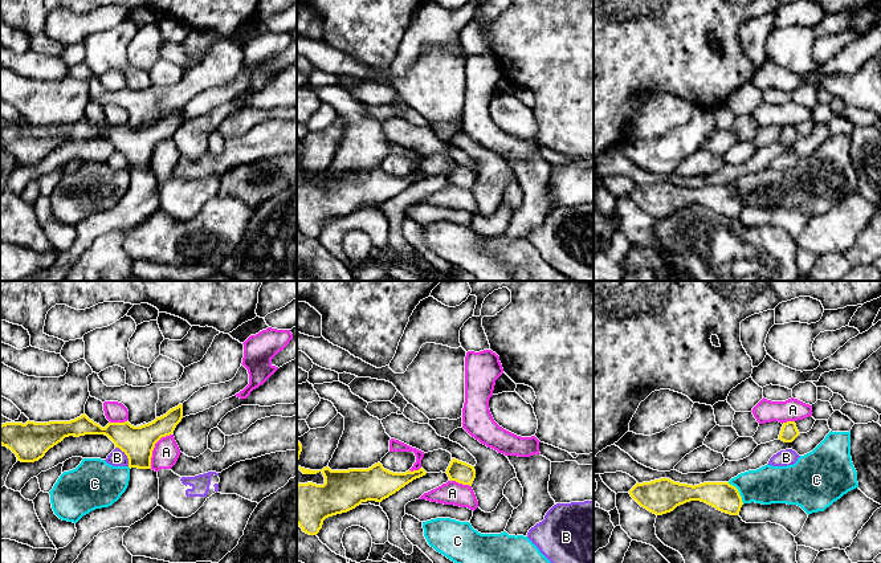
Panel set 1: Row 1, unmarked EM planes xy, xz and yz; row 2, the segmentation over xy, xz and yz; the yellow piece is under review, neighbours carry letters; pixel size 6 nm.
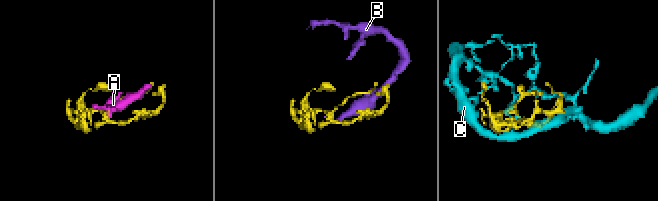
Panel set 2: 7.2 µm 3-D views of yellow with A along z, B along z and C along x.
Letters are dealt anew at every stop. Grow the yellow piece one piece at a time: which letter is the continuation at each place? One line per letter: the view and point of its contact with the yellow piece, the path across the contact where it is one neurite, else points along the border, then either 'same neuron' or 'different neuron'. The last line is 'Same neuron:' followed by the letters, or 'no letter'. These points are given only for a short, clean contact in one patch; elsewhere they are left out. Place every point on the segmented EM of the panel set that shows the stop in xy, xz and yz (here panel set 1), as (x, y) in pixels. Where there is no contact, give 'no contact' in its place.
A: meets yellow in xy at (154, 447); different neuron
B: meets yellow in xy at (126, 455); border along xy (115, 447), (126, 456), (129, 465); different neuron
C: meets yellow in yz at (738, 492); different neuron
Same neuron: no letter

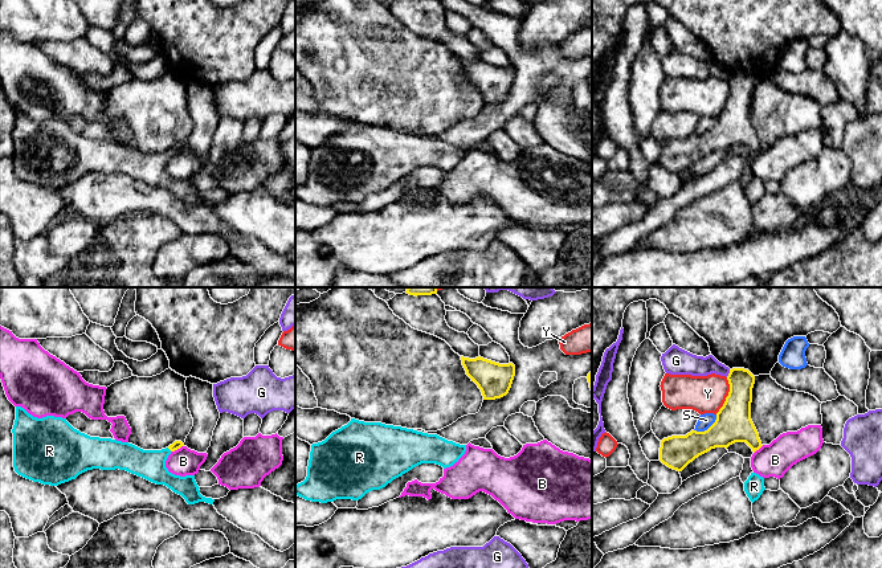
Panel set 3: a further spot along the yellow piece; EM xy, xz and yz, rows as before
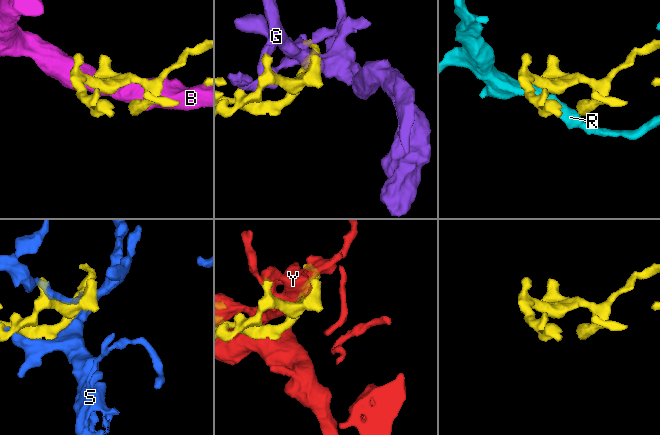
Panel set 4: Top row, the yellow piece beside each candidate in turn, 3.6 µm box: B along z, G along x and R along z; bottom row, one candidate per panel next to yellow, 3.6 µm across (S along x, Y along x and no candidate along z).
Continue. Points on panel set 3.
B: meets yellow in xy at (176, 449); border along xy (183, 445), (171, 452); different neuron
G: meets yellow in yz at (729, 374); different neuron
R: meets yellow in xy at (170, 449); runs through xy (176, 445), (170, 449), (150, 465); same neuron
S: meets yellow in yz at (709, 428); different neuron
Y: meets yellow in yz at (727, 396); different neuron
Same neuron: R

